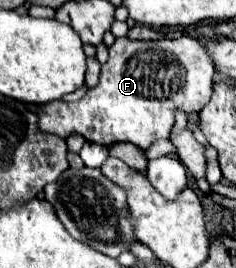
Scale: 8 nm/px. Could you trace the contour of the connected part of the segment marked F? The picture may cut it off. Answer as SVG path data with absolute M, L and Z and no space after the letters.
M117 38L109 48L109 60L101 66L101 80L77 102L49 102L39 106L39 128L47 134L67 138L81 134L87 142L111 146L131 142L147 150L155 140L169 138L175 124L173 110L183 108L187 114L199 112L211 98L213 60L195 38L133 42Z

